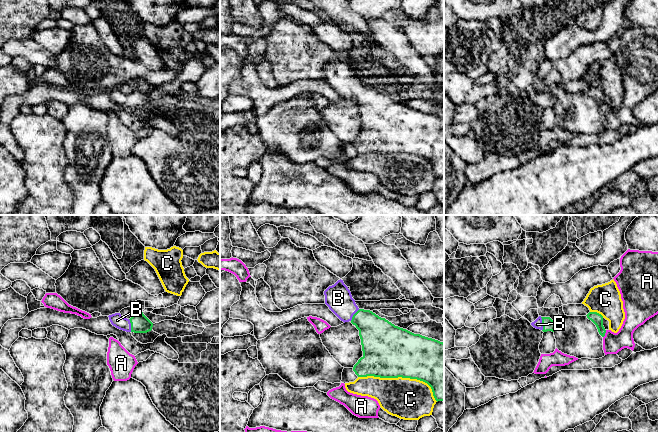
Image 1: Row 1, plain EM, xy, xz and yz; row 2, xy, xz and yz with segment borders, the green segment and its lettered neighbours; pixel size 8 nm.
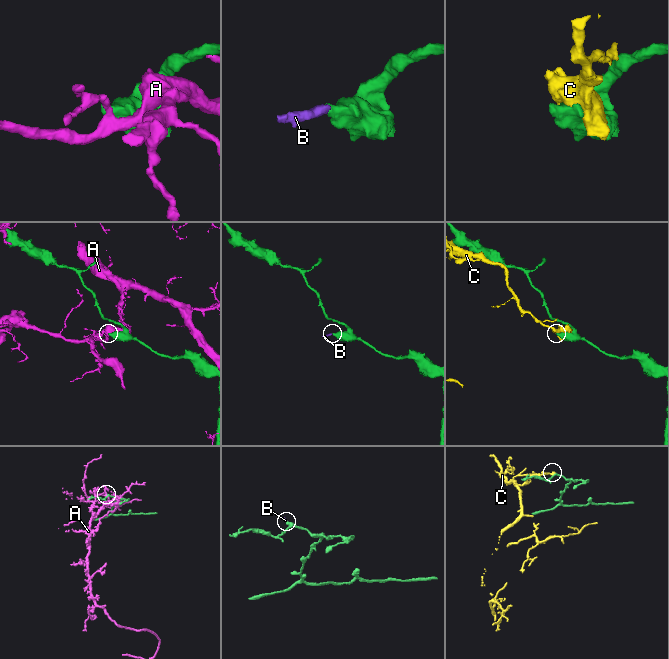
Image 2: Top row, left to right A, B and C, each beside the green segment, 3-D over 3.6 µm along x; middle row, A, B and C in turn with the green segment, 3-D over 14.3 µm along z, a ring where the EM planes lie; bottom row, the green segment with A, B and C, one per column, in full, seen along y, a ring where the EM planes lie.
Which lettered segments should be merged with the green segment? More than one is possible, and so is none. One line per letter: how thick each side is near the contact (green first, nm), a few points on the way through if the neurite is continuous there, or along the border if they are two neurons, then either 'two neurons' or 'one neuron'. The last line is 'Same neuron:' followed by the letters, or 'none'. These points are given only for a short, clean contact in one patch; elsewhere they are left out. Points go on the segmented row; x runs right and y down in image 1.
A: 90 nm thick on the green side, 160 nm on the other; border along yz (606, 330), (603, 337); two neurons
B: 100 nm thick on the green side, 70 nm on the other; runs through yz (548, 324), (542, 323), (537, 324); one neuron
C: 420 nm thick on the green side, 340 nm on the other; two neurons
Same neuron: B

